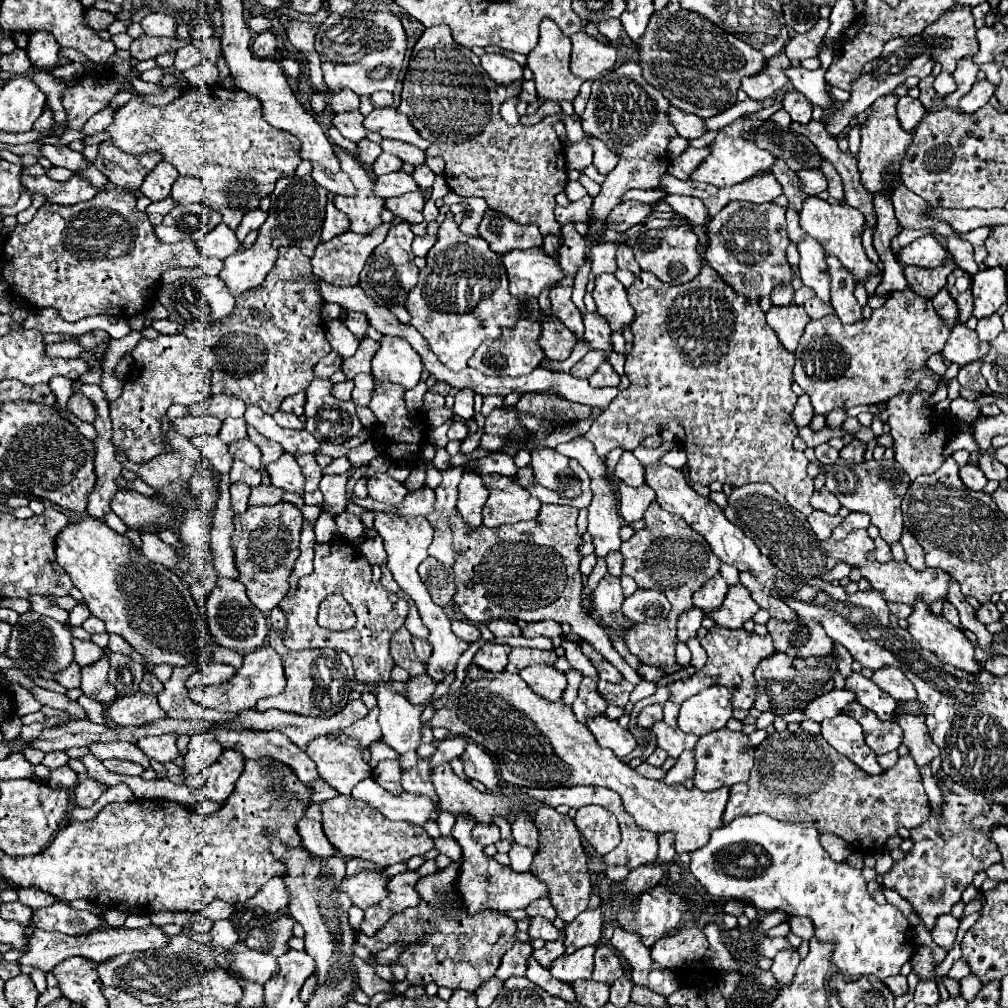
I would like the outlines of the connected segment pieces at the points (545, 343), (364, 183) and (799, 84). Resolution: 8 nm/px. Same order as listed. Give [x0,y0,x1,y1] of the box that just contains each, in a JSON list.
[[538,288,576,360],[334,150,384,234],[786,40,835,110]]

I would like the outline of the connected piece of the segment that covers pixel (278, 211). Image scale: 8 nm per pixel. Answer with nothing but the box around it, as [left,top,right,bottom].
[220,176,326,296]

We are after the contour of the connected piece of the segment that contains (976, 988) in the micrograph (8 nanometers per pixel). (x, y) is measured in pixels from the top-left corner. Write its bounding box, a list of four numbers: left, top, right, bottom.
[960,974,982,1000]

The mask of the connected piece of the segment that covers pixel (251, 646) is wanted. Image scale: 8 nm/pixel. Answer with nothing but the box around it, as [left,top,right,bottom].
[206,578,268,654]

